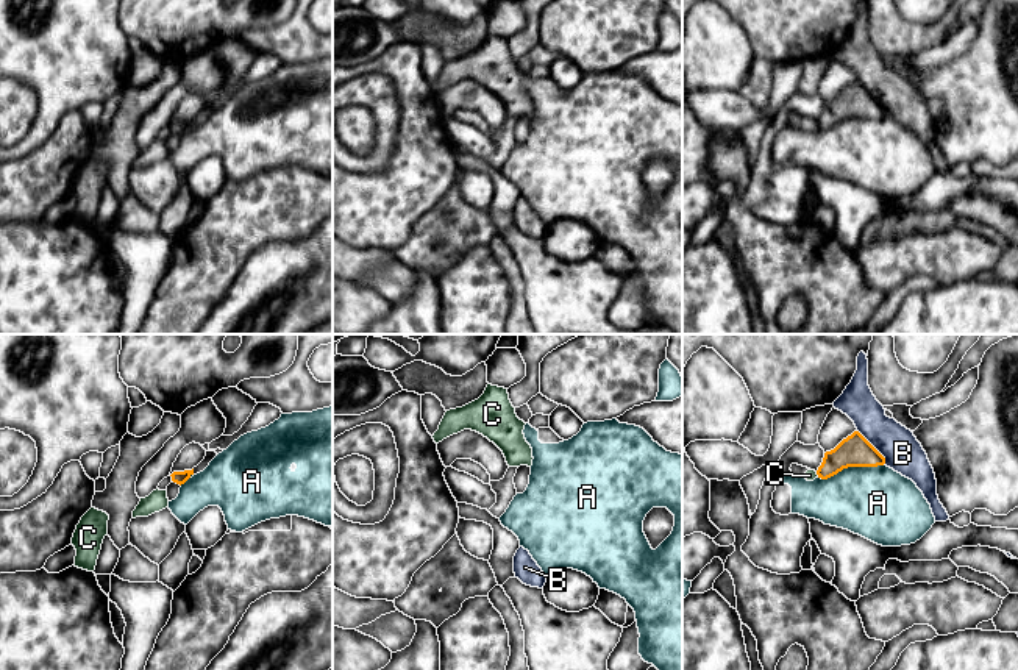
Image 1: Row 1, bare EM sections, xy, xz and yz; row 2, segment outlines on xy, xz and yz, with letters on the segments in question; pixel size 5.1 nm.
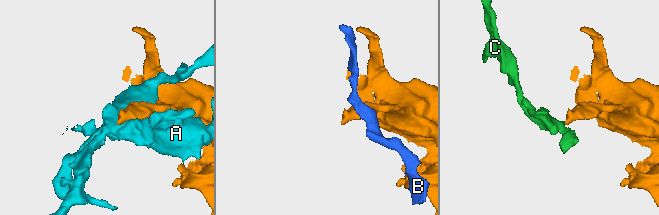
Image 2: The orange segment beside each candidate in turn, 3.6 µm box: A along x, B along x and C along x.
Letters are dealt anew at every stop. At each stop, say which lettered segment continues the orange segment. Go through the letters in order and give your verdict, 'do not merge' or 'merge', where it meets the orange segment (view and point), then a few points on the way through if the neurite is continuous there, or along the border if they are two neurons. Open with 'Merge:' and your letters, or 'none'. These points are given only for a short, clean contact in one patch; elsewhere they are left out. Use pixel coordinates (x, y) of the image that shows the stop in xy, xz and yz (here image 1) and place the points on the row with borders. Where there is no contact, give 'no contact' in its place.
Merge: none
A: do not merge; meets orange in yz at (850, 466)
B: do not merge; meets orange in yz at (873, 447)
C: do not merge; meets orange in yz at (817, 473); border along yz (815, 472), (818, 477)

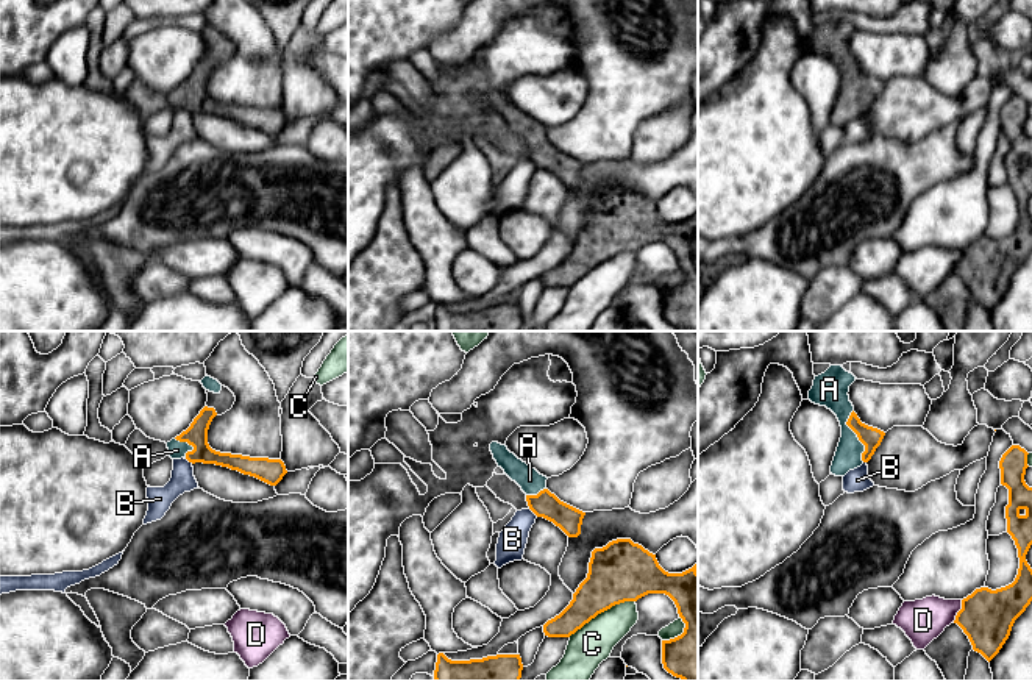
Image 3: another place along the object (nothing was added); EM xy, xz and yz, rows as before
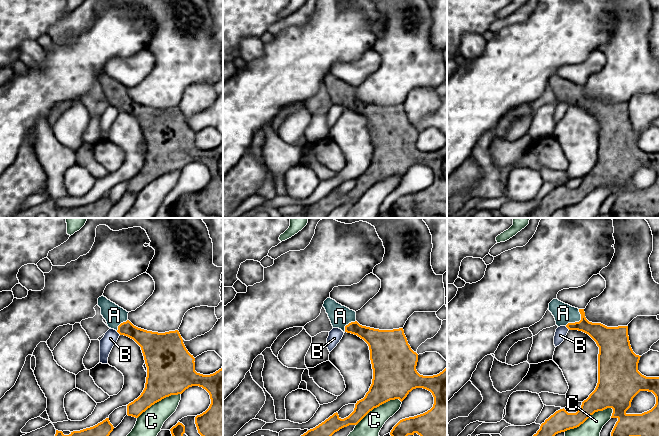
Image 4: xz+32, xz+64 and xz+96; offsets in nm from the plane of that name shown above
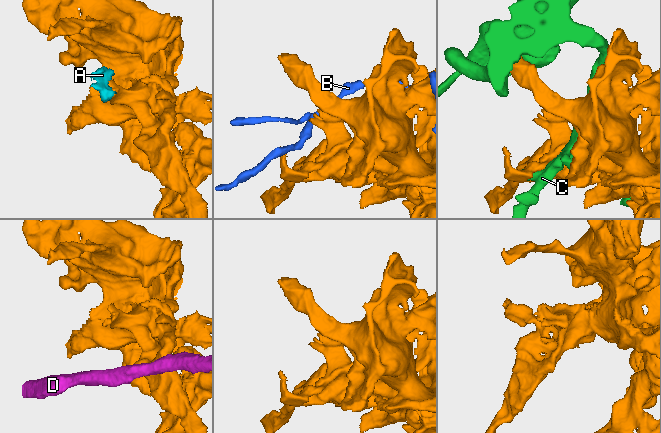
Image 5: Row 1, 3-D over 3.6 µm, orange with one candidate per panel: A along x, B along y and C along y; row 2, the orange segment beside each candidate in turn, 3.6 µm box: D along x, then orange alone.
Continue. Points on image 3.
Merge: A
A: merge; meets orange in yz at (857, 436); runs through yz (871, 438), (857, 436), (834, 395)
B: do not merge; meets orange in xz at (534, 513)
C: do not merge; meets orange in xz at (601, 611)
D: do not merge; meets orange in yz at (959, 611)

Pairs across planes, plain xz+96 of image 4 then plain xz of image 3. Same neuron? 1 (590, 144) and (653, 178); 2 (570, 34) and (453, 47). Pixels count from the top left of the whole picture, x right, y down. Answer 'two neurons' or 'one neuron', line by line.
1: two neurons
2: two neurons

